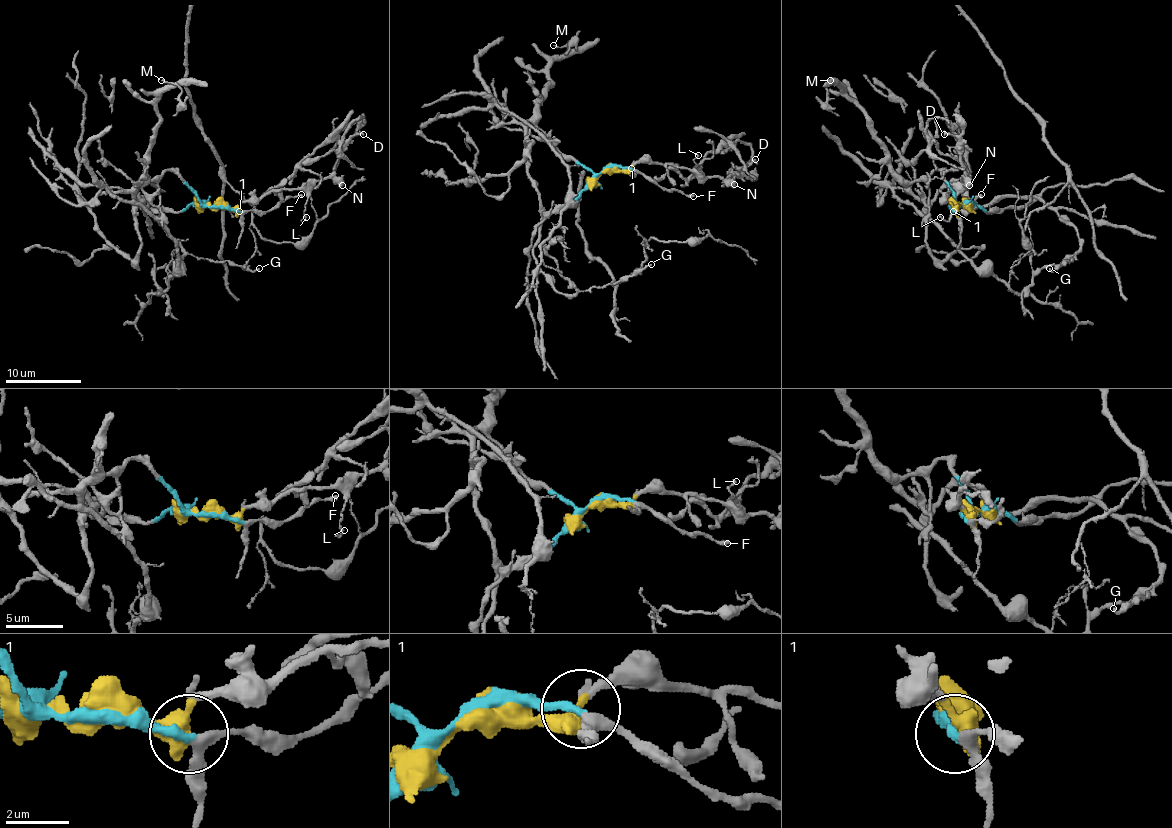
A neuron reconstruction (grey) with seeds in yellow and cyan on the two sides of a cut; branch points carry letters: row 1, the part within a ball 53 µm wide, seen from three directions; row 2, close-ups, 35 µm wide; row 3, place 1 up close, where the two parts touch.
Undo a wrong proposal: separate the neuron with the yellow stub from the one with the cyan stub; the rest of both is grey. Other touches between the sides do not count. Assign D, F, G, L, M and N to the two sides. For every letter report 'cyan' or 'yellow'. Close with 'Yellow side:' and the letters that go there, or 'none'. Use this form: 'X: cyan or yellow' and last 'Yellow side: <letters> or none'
D: yellow
F: cyan
G: cyan
L: yellow
M: cyan
N: yellow
Yellow side: D, L, N

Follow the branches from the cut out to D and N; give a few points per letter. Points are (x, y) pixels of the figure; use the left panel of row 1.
D: (208, 205), (237, 207), (246, 199), (324, 180), (347, 142), (364, 135)
N: (208, 205), (237, 207), (246, 199), (261, 199), (326, 178), (335, 178), (343, 186)

